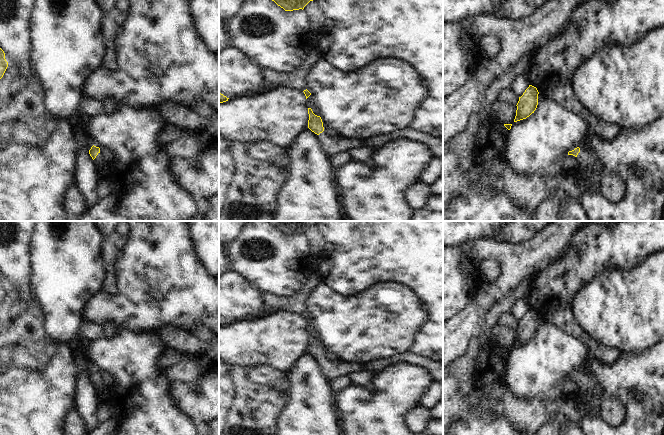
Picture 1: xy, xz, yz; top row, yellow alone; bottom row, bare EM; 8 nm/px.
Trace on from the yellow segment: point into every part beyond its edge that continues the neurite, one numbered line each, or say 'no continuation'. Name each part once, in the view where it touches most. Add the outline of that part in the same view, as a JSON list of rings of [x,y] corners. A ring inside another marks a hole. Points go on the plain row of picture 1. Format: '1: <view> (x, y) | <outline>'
1: xy (101, 391) | [[[100,376],[100,377],[98,377],[98,379],[96,380],[96,382],[94,383],[94,386],[96,387],[98,393],[99,393],[100,395],[103,395],[104,393],[106,393],[106,392],[108,391],[109,387],[108,387],[108,388],[100,388],[99,386],[100,386],[101,384],[102,384],[102,378],[101,378],[101,376]]]

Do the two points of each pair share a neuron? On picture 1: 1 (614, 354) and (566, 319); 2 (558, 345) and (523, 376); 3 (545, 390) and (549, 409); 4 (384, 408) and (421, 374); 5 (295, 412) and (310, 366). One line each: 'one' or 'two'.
1: one
2: one
3: two
4: one
5: one

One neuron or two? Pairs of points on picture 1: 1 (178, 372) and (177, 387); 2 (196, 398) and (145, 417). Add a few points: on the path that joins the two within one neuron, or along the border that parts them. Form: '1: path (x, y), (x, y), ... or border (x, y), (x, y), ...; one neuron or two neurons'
1: border (199, 372), (199, 375), (192, 382), (172, 381); two neurons
2: border (172, 382), (169, 388), (170, 396), (193, 422); two neurons

